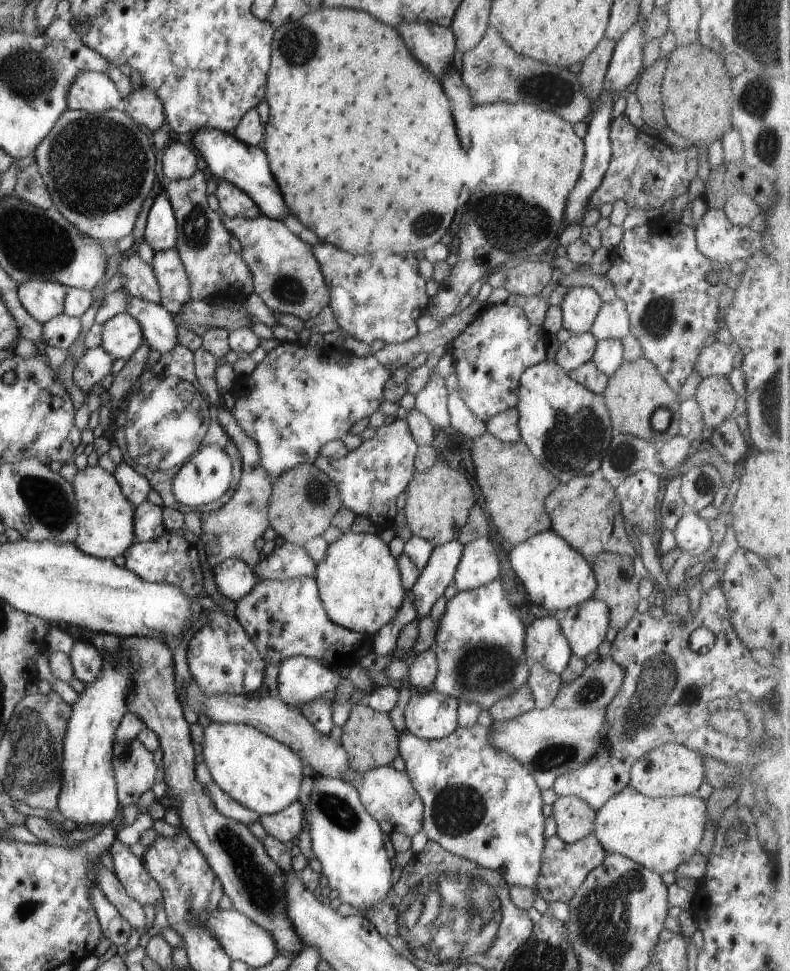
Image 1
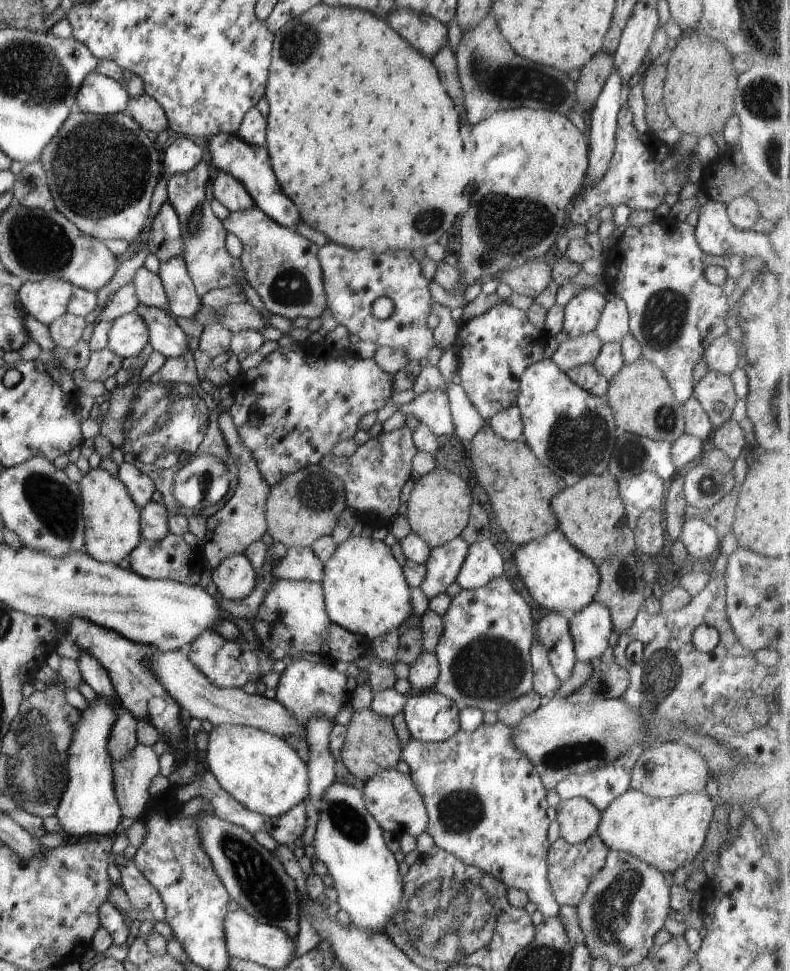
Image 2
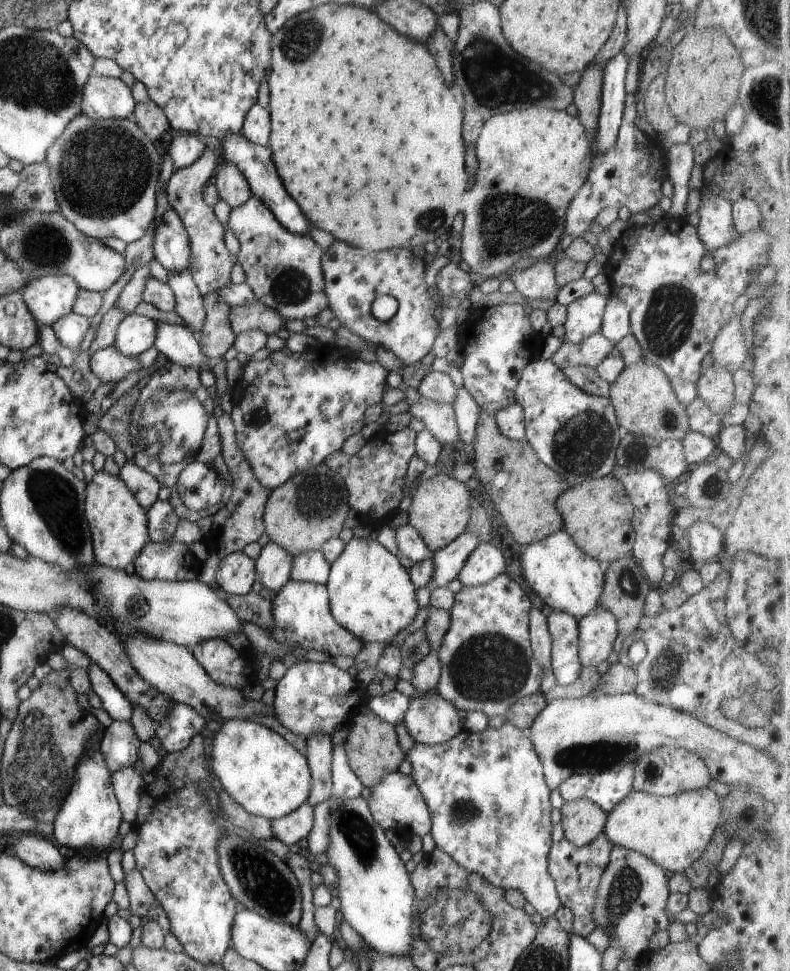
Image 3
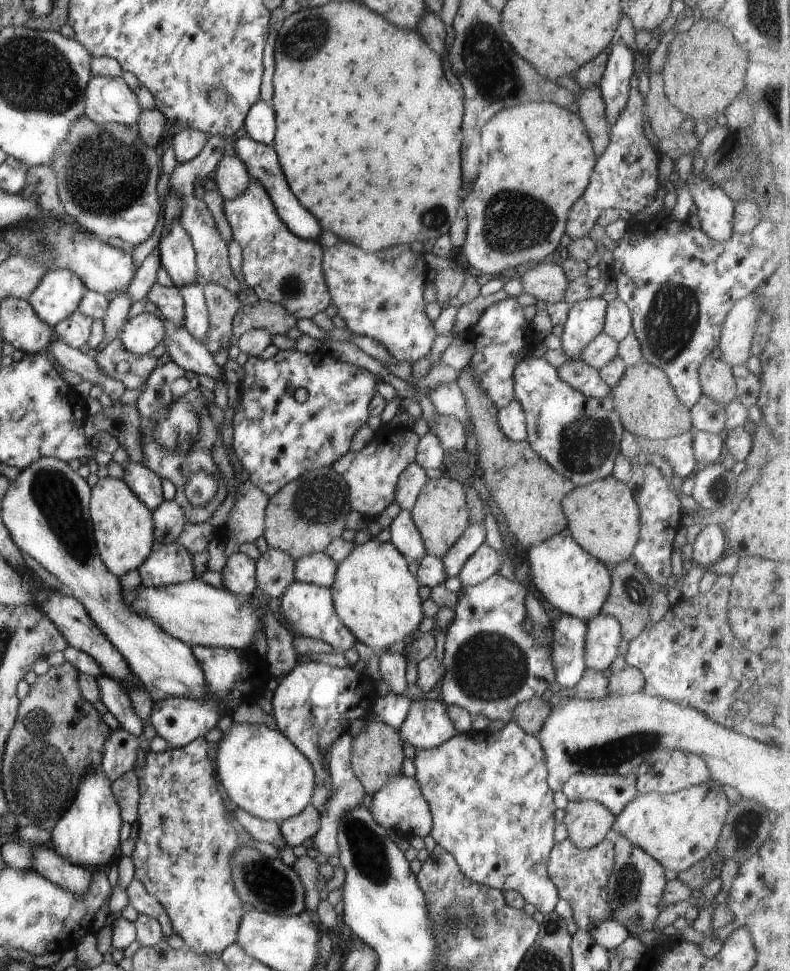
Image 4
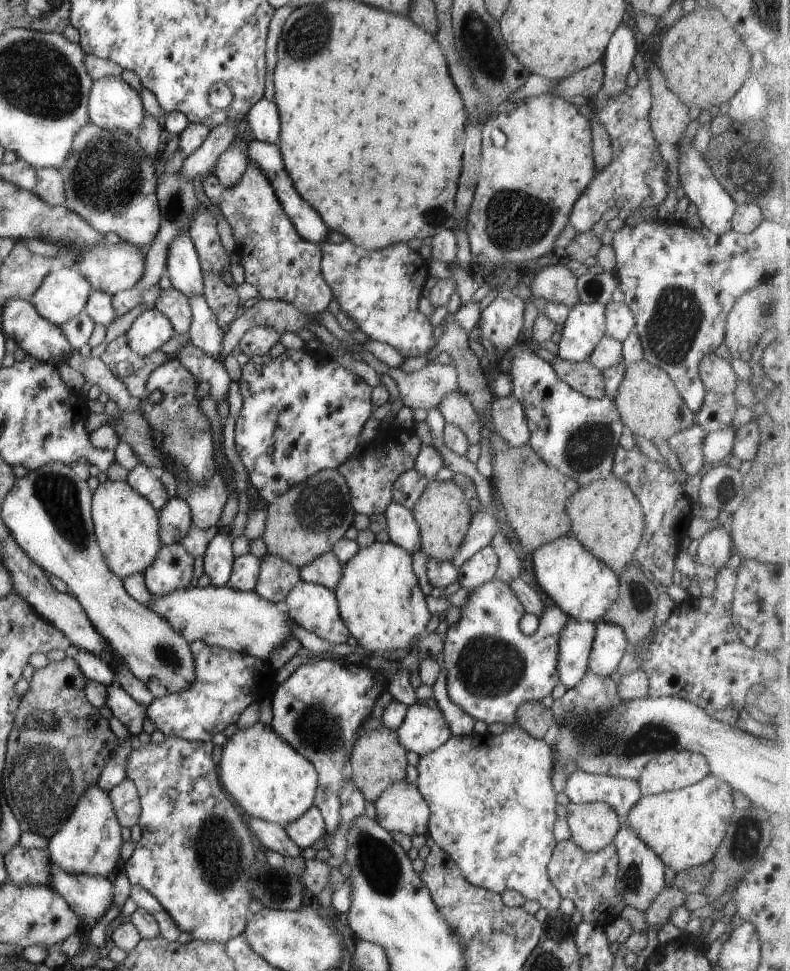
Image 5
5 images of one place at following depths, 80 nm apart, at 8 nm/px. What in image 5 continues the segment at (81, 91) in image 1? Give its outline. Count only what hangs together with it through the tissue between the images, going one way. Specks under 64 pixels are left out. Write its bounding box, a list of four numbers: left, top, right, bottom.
[88,76,146,134]

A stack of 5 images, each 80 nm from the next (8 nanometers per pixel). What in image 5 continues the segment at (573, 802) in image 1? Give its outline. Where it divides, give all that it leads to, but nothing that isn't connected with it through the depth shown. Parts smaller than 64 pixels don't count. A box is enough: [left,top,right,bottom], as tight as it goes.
[567,803,621,852]

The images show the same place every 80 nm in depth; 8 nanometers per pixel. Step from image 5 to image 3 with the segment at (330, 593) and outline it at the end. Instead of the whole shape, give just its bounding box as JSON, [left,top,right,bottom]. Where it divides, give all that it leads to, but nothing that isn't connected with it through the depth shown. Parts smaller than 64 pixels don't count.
[269,581,365,657]

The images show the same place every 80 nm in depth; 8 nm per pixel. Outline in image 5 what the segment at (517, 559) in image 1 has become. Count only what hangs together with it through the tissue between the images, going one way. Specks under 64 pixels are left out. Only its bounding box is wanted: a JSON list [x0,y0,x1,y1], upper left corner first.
[532,534,618,623]

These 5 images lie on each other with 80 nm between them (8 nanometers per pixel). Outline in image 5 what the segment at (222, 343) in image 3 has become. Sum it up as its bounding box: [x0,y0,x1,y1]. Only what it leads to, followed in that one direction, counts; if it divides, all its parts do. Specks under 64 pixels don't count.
[203,273,245,334]

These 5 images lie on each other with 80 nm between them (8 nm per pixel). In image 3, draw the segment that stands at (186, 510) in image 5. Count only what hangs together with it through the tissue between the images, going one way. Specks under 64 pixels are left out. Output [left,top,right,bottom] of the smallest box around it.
[146,500,180,543]

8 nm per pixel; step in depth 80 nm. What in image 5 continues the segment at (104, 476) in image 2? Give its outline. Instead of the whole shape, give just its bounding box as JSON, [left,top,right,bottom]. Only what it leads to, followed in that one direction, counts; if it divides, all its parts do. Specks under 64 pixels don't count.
[91,481,163,581]

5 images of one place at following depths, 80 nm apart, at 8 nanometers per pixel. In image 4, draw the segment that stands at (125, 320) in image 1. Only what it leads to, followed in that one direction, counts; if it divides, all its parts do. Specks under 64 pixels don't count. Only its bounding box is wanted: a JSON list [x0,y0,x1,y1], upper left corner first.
[118,313,164,355]

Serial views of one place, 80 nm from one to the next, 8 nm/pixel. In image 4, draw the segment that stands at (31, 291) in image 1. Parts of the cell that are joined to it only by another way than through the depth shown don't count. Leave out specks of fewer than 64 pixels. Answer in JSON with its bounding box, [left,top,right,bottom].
[27,269,86,327]

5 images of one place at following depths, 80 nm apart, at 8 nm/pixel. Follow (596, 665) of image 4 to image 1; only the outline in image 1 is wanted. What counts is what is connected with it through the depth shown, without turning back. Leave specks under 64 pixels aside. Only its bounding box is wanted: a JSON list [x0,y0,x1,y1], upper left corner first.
[558,598,610,659]

